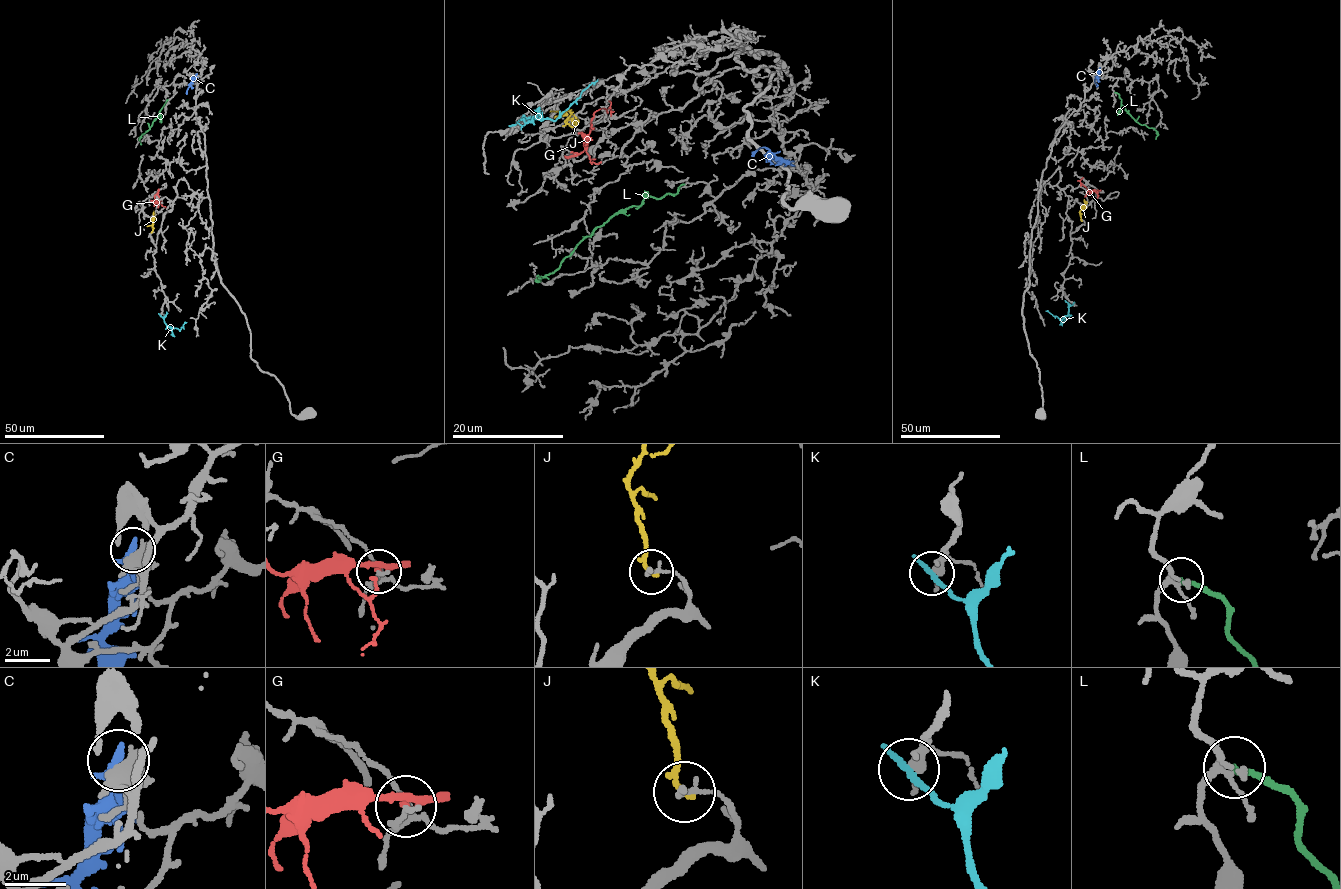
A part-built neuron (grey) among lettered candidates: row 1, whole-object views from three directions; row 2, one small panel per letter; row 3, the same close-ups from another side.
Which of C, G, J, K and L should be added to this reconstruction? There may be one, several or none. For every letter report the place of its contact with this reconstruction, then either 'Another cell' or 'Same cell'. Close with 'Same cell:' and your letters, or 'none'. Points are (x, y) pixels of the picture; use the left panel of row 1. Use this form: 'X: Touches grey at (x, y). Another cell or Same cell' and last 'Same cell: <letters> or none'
C: Touches grey at (196, 74). Another cell
G: Touches grey at (153, 201). Another cell
J: Touches grey at (151, 232). Another cell
K: Touches grey at (160, 315). Another cell
L: Touches grey at (168, 99). Another cell
Same cell: none

